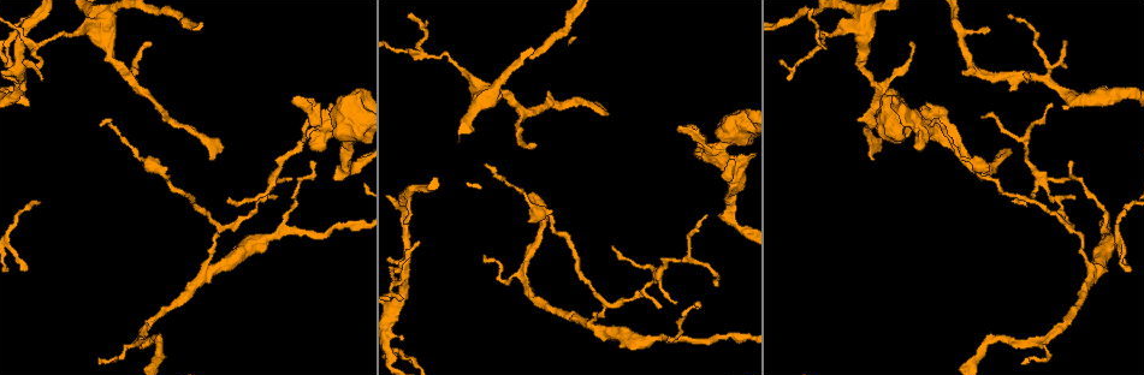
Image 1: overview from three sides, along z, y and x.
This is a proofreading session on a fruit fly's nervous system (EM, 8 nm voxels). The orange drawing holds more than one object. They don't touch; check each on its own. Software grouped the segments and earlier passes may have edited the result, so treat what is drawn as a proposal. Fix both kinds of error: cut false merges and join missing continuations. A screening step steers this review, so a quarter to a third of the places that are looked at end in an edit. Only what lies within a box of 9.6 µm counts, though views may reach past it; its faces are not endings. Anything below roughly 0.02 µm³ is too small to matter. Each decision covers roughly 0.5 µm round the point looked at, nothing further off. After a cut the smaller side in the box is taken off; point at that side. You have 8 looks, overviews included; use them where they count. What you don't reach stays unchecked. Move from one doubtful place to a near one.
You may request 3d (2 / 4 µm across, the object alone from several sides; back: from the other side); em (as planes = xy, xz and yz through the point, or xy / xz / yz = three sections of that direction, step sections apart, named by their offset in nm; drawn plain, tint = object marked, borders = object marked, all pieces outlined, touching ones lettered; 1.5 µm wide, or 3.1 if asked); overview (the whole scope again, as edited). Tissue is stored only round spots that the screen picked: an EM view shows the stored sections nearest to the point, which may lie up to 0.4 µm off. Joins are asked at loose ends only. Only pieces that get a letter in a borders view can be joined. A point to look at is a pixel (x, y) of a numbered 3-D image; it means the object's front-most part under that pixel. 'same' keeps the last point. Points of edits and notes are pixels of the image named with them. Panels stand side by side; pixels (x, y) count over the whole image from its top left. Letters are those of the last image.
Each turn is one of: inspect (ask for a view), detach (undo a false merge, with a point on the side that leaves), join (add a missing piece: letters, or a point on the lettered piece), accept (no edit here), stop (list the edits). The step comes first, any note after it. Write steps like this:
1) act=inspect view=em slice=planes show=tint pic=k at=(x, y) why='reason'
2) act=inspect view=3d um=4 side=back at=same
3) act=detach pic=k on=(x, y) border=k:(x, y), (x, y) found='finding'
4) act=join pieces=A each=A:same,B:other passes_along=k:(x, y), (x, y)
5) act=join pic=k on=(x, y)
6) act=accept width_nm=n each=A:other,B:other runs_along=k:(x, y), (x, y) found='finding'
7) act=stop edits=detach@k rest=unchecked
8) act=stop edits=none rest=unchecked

act=inspect view=em slice=planes show=borders pic=1 at=(523, 111) why='branch point'

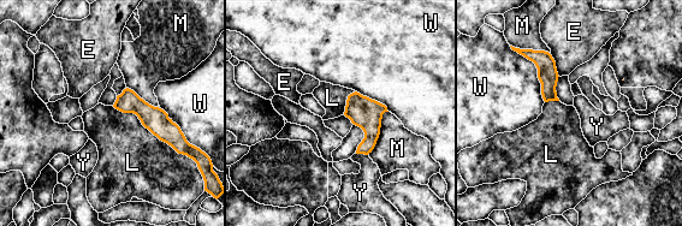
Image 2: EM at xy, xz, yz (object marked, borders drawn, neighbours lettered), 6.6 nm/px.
act=accept each=E:other,L:other,M:other,W:other,Y:other border=2:(112, 106), (132, 112), (202, 174) found='one neuron here'

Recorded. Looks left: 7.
act=inspect view=em slice=planes show=plain pic=1 at=(1049, 106) why='branch stops here'

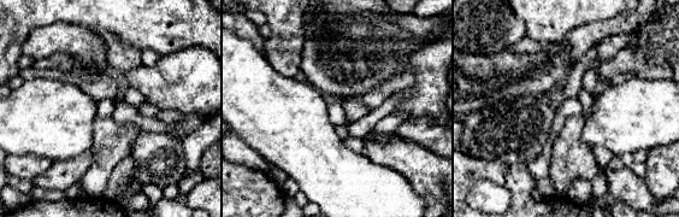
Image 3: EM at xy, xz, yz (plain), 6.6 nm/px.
act=inspect view=em slice=planes show=borders at=same why='what lies round it'

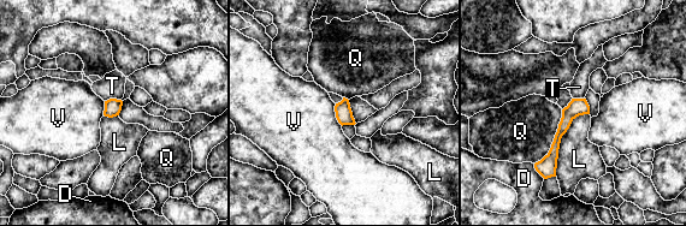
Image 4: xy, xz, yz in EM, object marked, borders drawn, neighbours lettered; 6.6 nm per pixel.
act=accept width_nm=110 longest_contact=L:480nm each=D:other,L:other,Q:other,T:other,V:other found='none of them fits'

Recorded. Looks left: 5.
act=inspect view=em slice=xy step=4 show=borders pic=1 at=(545, 222) why='sharp bend'

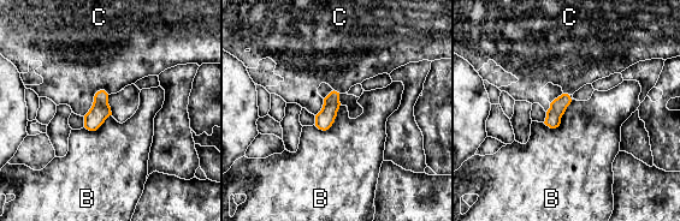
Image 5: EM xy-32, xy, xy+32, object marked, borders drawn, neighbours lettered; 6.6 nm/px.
act=inspect view=em slice=planes show=borders at=same

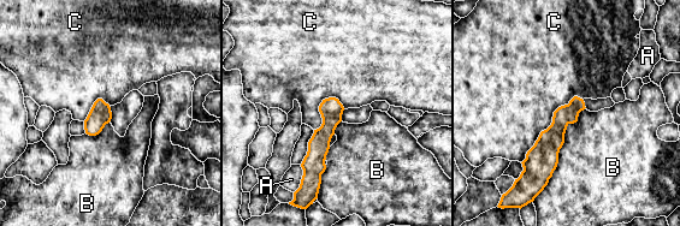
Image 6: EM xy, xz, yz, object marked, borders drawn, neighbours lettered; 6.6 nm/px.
act=accept each=A:other,B:other,C:other runs_along=6:(577, 100), (545, 149), (543, 180) found='one neuron here'

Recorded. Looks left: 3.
act=stop edits=none rest=unchecked

